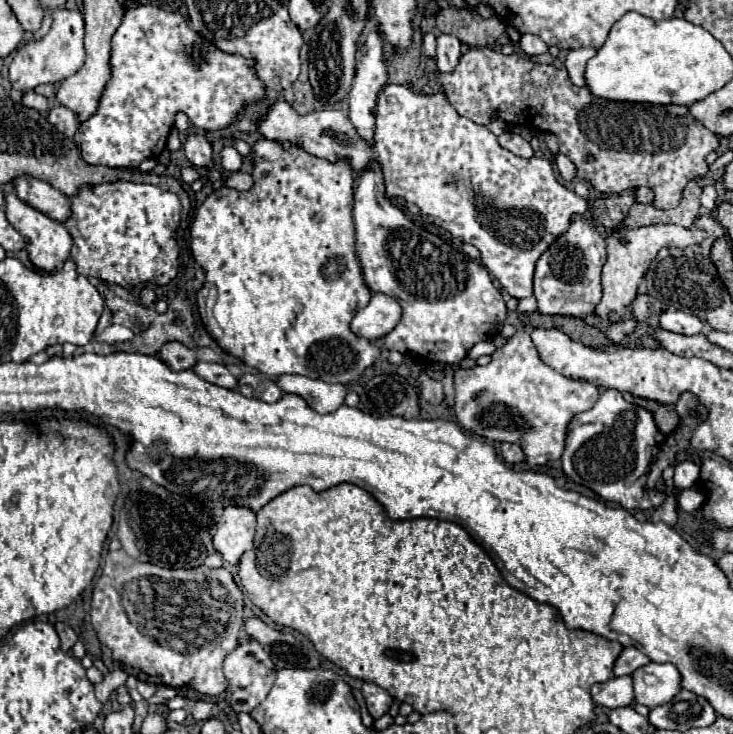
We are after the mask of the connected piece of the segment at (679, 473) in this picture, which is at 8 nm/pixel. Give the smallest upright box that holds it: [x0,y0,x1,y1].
[675,462,699,488]

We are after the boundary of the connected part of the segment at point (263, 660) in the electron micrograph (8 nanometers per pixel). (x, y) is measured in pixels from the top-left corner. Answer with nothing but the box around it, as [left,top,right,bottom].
[223,640,277,712]

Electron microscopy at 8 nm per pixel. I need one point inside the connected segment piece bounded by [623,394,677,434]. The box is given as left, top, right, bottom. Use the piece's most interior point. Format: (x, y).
(665, 418)

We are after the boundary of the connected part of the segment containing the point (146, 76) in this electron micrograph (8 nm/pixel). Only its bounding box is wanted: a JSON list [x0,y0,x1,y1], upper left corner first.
[75,4,265,168]

